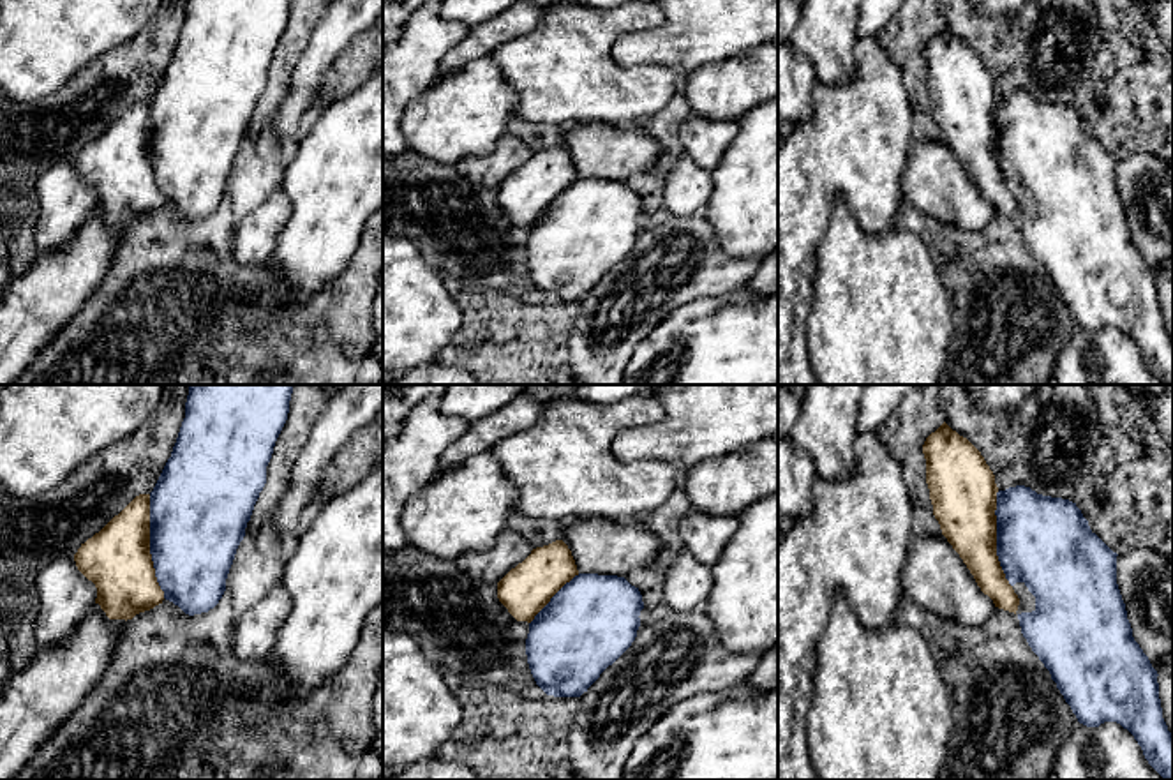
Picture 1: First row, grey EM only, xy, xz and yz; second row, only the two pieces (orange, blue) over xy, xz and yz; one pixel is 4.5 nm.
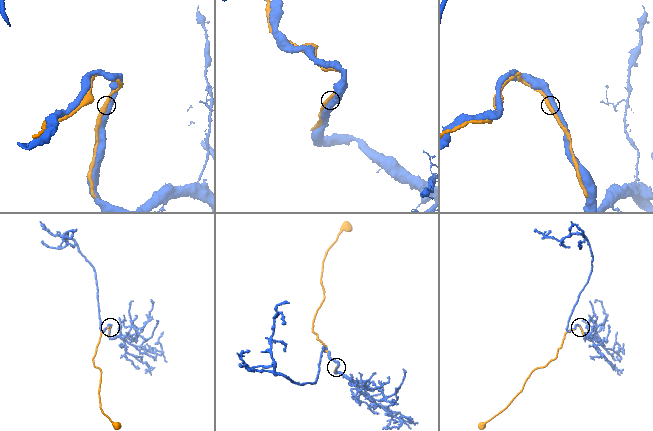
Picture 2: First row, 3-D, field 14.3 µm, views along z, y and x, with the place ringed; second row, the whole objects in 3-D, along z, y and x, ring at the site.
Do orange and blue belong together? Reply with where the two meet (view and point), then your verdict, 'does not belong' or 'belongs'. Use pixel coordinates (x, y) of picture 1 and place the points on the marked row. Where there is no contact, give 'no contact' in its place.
xy (149, 546) | belongs

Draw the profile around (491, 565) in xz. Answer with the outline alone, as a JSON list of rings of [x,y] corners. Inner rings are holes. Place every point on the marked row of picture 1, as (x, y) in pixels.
[[[504,529],[490,549],[466,552],[457,559],[457,565],[474,579],[497,584],[512,568],[522,563],[533,549],[520,533]]]

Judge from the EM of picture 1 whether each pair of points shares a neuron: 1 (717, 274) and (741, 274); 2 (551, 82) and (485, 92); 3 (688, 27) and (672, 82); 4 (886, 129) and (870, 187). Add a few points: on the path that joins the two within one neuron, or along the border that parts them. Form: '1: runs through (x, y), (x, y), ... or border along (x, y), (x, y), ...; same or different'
1: runs through (722, 274), (736, 274); same
2: border along (501, 46), (493, 60), (517, 96), (514, 113); different
3: border along (635, 66), (671, 66), (687, 74); different
4: runs through (872, 143), (870, 173); same

